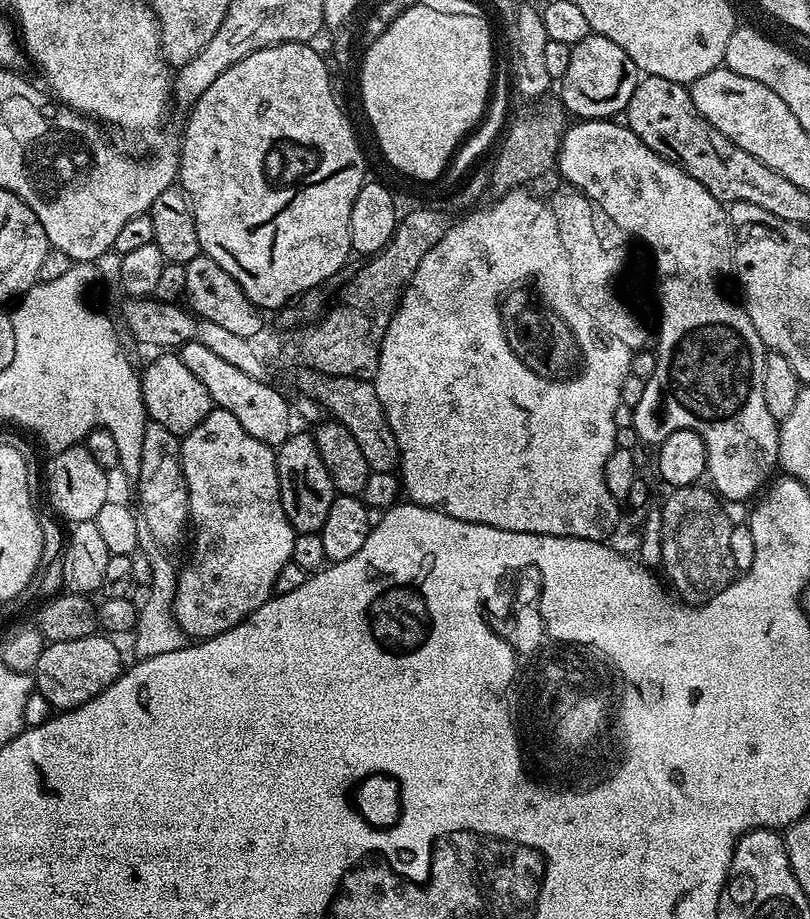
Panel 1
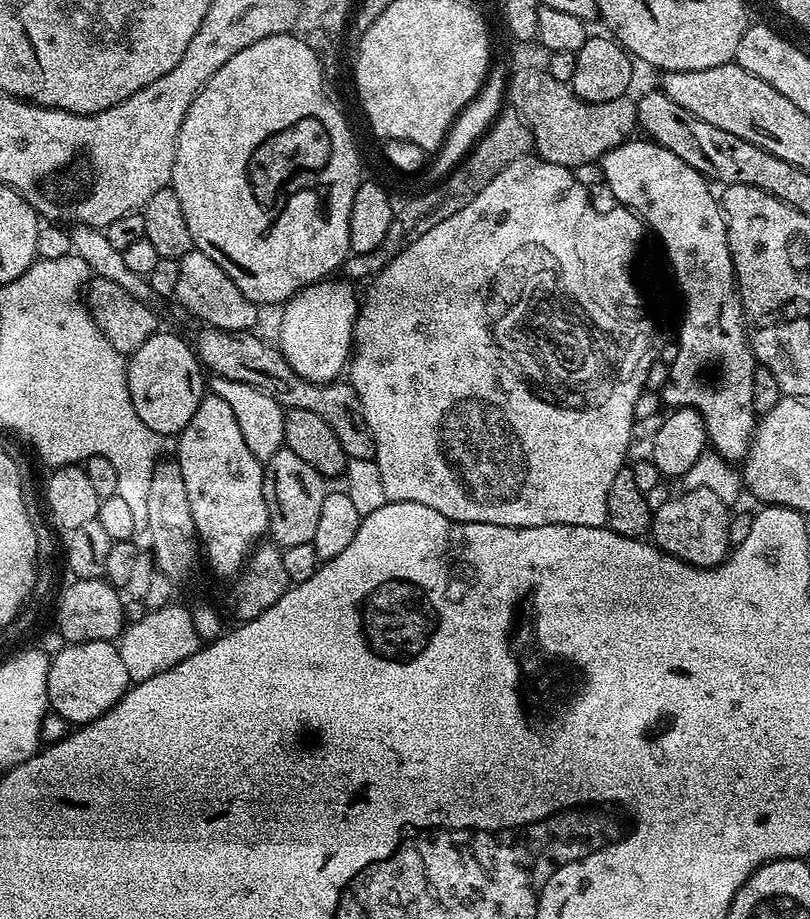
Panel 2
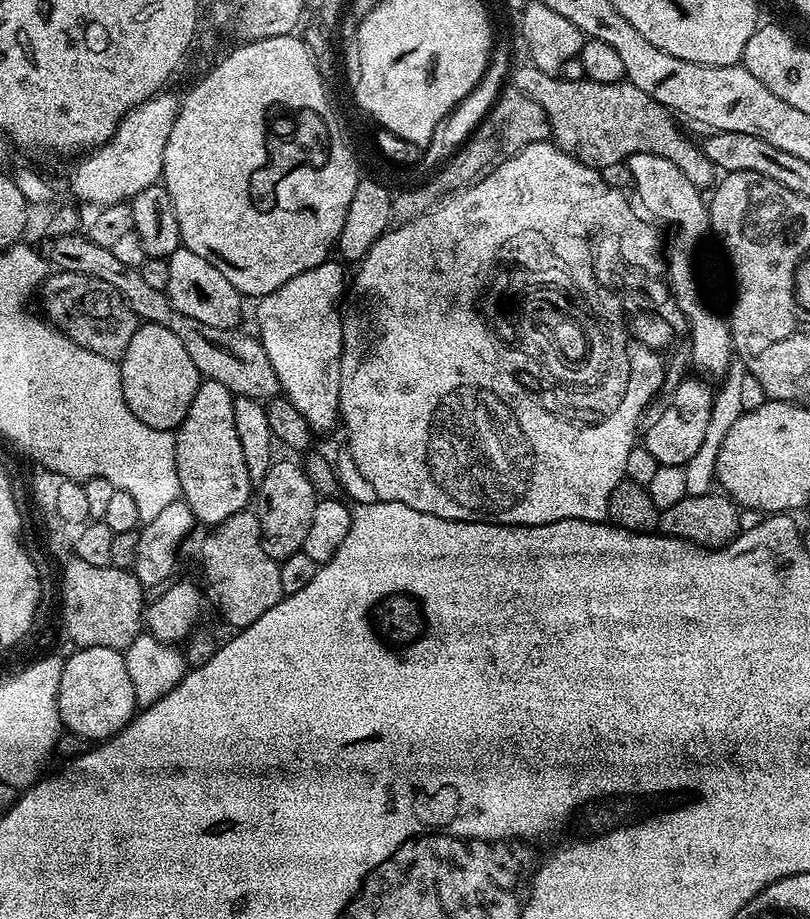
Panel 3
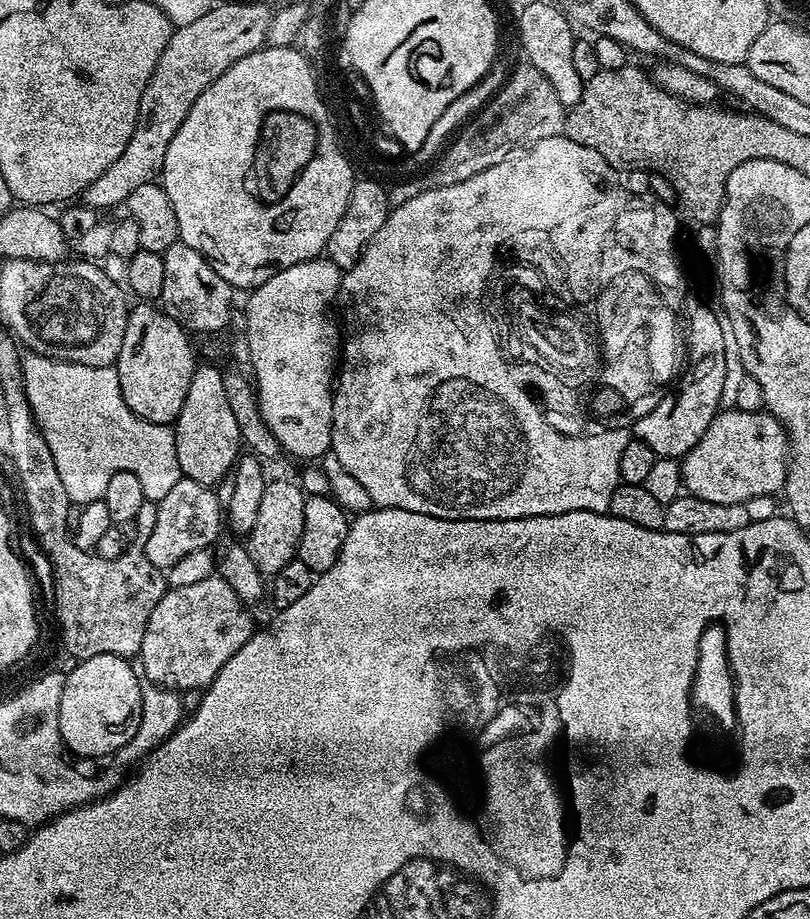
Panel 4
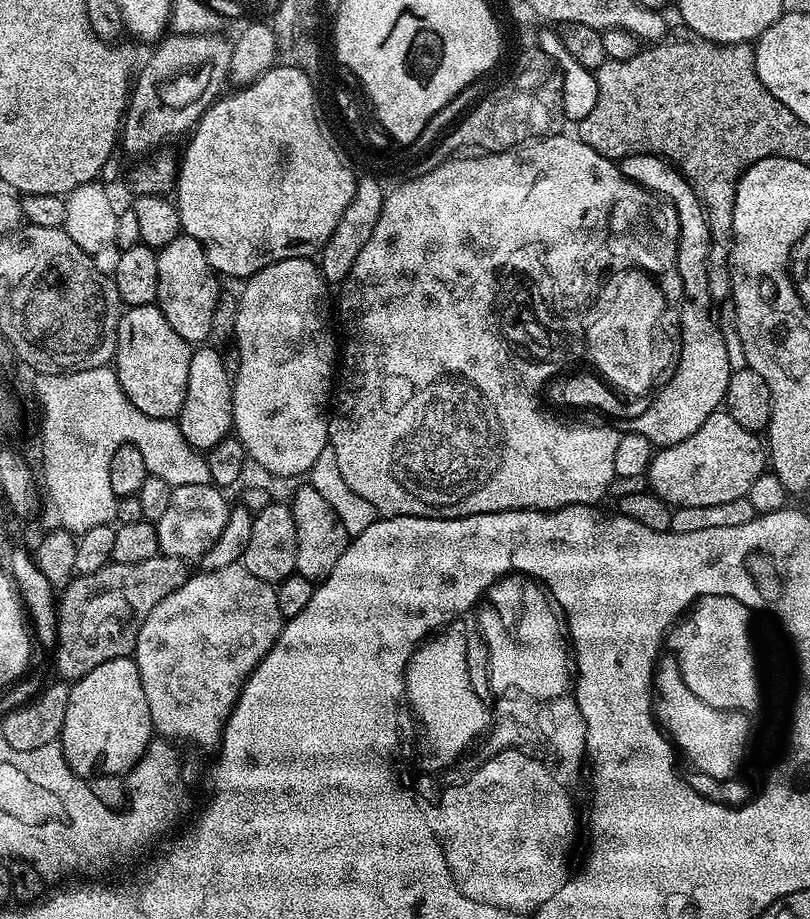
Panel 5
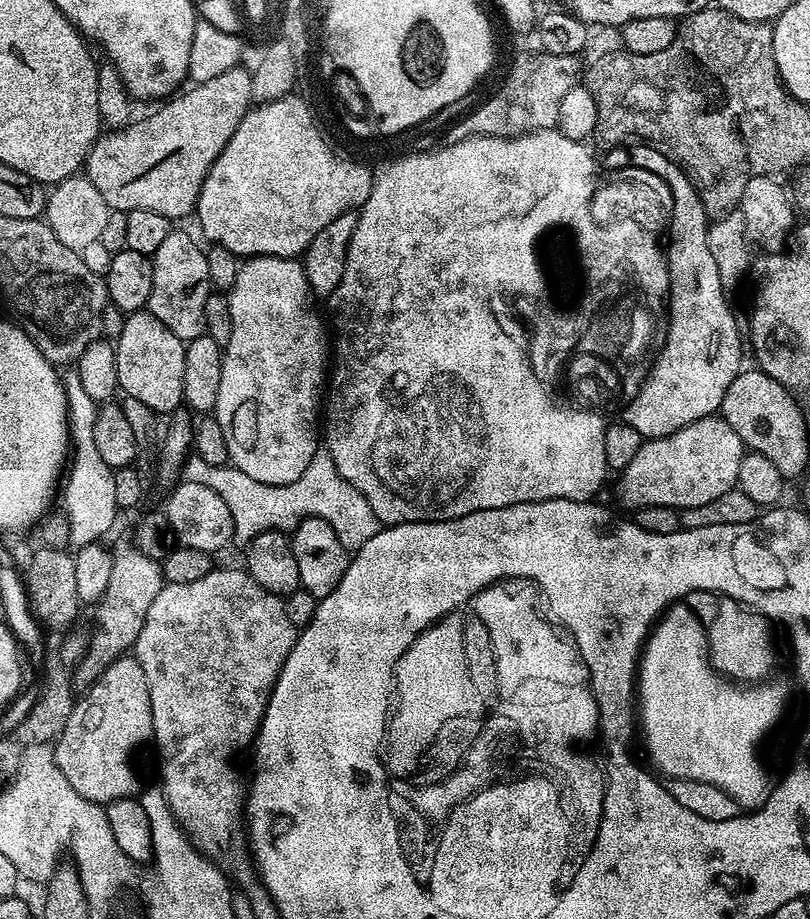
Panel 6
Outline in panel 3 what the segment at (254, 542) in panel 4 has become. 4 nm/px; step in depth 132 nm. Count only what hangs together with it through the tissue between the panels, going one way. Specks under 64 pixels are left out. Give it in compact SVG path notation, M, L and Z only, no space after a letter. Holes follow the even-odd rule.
M277 459L270 466L270 470L266 470L266 478L262 478L258 482L258 491L255 493L254 500L255 503L256 500L260 503L260 508L258 508L261 526L260 537L263 540L264 550L270 558L282 561L303 549L306 534L310 534L310 522L314 522L317 499L318 489L316 485L309 479L303 467L300 467L297 463L295 465L290 460Z

